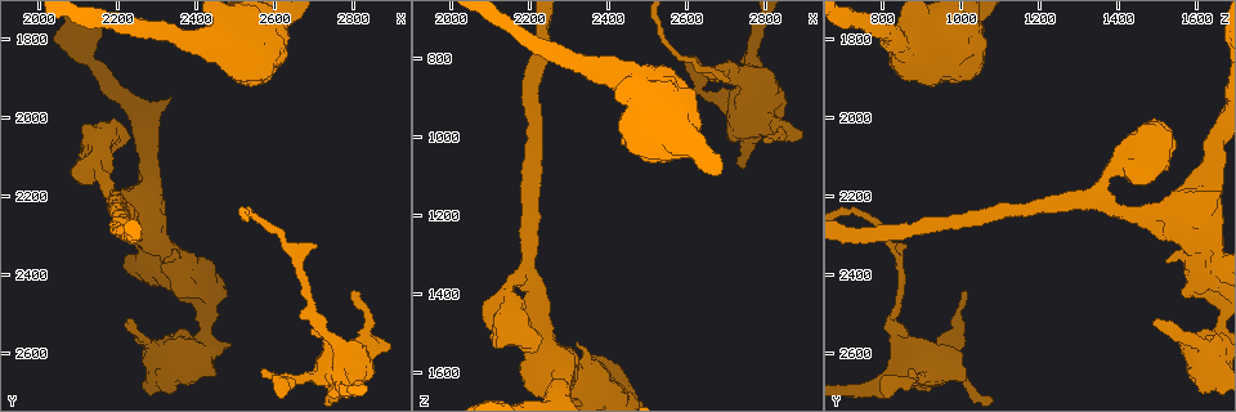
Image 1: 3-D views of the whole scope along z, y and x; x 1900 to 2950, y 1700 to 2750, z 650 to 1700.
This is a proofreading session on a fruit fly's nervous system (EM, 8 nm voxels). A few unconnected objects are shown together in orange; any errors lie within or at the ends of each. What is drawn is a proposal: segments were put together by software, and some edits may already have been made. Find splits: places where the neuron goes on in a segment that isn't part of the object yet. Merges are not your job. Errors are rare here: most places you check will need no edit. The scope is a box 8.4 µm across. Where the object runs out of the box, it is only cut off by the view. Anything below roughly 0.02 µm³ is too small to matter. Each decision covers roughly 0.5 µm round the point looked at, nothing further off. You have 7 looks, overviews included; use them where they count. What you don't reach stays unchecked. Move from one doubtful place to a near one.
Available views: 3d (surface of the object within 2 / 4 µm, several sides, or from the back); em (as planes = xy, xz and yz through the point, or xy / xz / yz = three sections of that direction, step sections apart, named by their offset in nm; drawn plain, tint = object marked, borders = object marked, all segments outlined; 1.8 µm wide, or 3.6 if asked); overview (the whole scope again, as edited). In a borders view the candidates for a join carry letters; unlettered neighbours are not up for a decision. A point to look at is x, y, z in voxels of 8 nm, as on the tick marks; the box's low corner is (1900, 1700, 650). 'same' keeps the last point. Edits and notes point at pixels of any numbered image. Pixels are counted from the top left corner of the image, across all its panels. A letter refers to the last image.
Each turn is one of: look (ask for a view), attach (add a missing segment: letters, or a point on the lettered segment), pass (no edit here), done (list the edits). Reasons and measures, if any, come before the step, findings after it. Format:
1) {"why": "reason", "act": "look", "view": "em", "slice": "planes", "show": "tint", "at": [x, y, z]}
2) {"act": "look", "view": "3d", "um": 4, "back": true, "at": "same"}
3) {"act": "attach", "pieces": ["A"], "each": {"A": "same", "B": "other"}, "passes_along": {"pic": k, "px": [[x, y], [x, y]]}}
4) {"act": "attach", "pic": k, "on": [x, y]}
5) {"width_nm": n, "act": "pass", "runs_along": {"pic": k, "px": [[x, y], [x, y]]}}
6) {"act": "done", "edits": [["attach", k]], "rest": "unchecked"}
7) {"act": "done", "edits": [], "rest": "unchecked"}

{"why": "an open end", "act": "look", "view": "3d", "um": 2, "at": [2865, 2590, 975]}

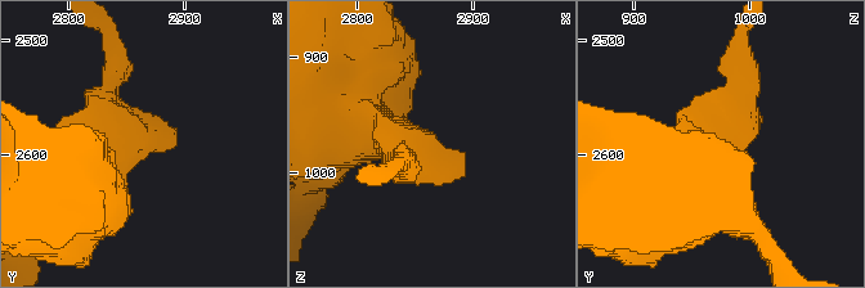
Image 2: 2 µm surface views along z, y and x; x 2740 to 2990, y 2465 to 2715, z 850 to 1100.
{"why": "need the tissue", "act": "look", "view": "em", "slice": "yz", "step": 16, "show": "borders", "at": [2868, 2598, 978]}

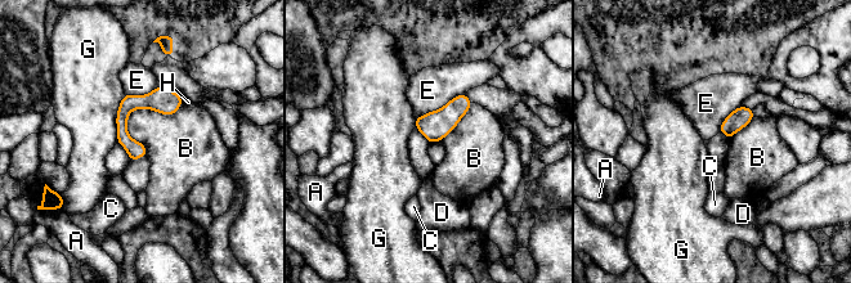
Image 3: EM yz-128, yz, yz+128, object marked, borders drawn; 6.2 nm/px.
{"act": "look", "view": "em", "slice": "planes", "show": "borders", "at": "same"}

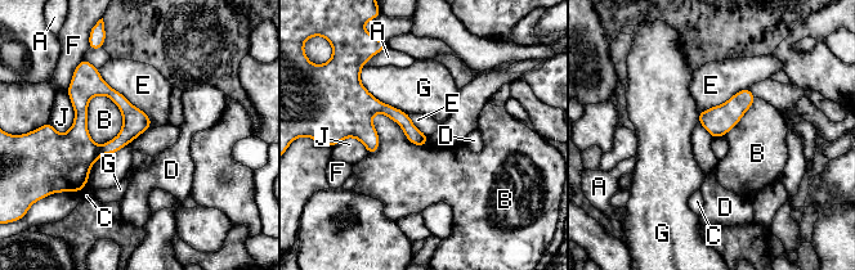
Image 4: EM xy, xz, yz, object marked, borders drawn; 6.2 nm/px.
{"longest_contact_nm": ["E", 500], "act": "pass", "each": {"A": "other", "B": "other", "C": "other", "D": "other", "E": "other", "F": "other", "G": "other", "J": "other"}, "found": "no lettered segment goes on from it"}

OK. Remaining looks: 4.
{"why": "thin end", "act": "look", "view": "em", "slice": "planes", "show": "plain", "at": [2580, 2645, 860]}

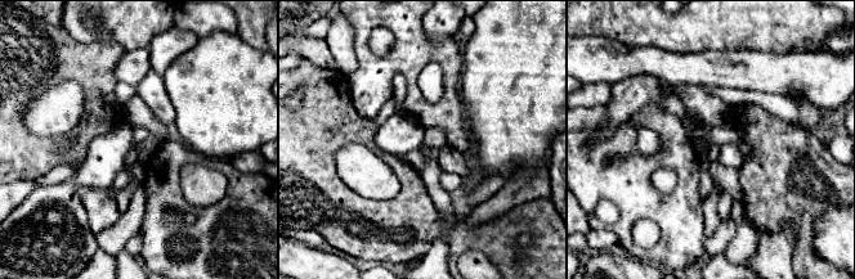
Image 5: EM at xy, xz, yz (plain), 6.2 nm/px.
{"why": "see the neighbours", "act": "look", "view": "em", "slice": "planes", "show": "borders", "at": "same"}

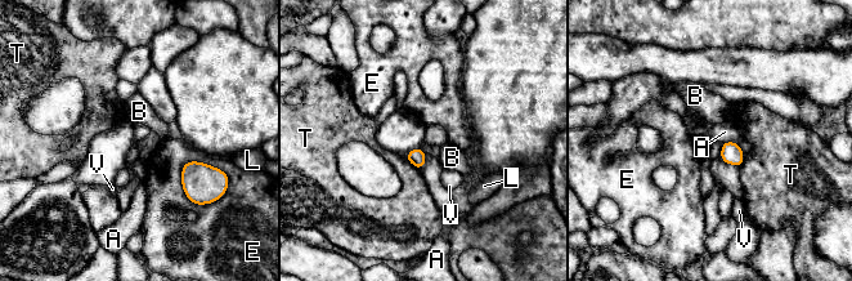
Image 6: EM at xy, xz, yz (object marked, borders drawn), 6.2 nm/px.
{"act": "pass", "each": {"A": "other", "B": "other", "E": "other", "L": "other", "T": "other", "V": "other"}, "border": {"pic": 6, "px": [[722, 141], [734, 141], [744, 156]]}, "found": "none of them fits"}

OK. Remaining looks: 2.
{"act": "done", "edits": [], "rest": "unchecked"}

